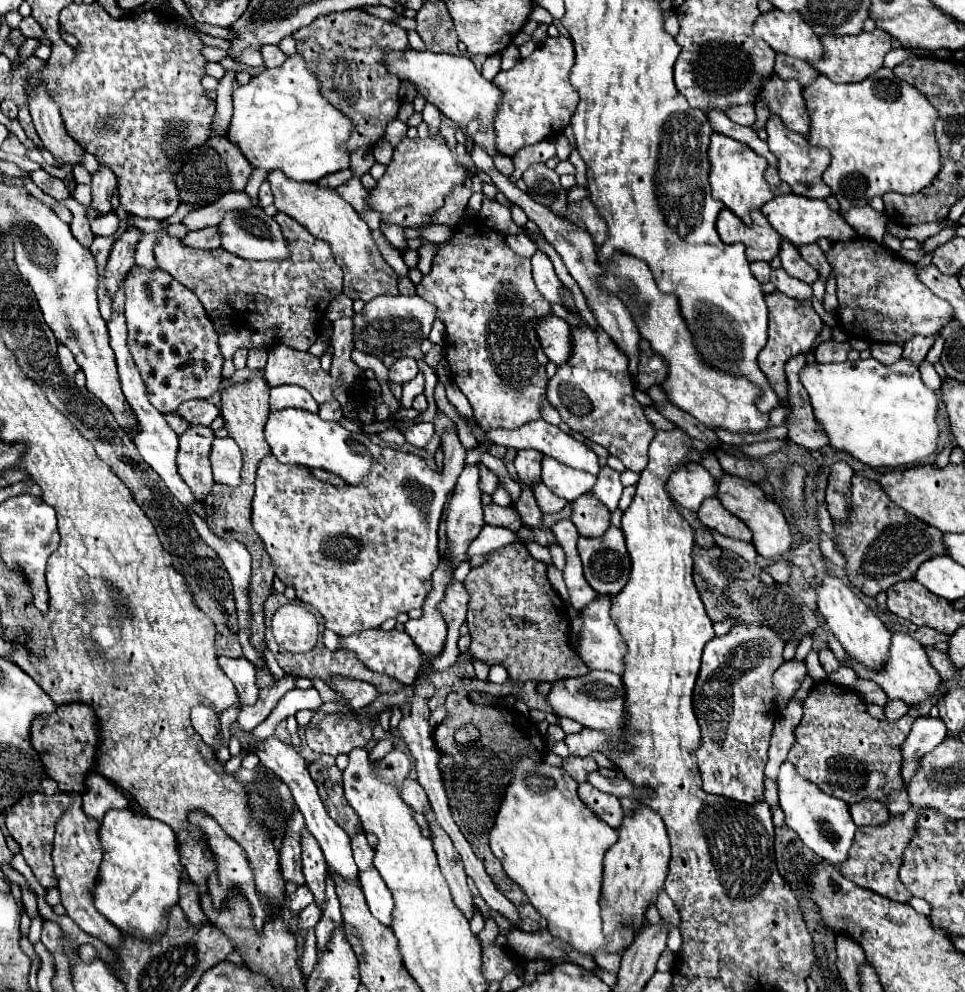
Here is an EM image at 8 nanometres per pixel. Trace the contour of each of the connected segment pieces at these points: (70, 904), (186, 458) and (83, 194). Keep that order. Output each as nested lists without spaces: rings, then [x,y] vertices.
[[[74,795],[74,805],[70,807],[70,811],[66,811],[66,817],[62,817],[56,825],[56,839],[54,839],[54,849],[52,849],[54,873],[58,879],[62,905],[66,907],[68,917],[72,917],[76,925],[88,935],[98,937],[114,951],[120,951],[122,933],[96,909],[94,895],[92,895],[98,869],[102,863],[102,847],[100,847],[98,831],[100,831],[100,823],[94,819],[86,819],[86,815],[82,815],[82,799],[80,795]]]
[[[192,423],[180,435],[178,473],[196,495],[196,501],[204,501],[214,483],[208,461],[212,441],[214,441],[214,431],[208,425],[198,425],[198,423]]]
[[[76,185],[74,199],[78,199],[82,205],[90,205],[92,203],[92,189],[90,189],[90,185]]]

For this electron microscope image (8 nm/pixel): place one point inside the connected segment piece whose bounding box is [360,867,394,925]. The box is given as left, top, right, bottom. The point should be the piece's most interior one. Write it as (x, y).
(379, 899)

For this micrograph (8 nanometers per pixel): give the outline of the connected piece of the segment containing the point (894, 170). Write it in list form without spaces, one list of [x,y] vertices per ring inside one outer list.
[[[882,67],[862,83],[852,85],[836,85],[830,83],[830,79],[826,79],[824,75],[820,75],[804,89],[804,101],[812,119],[808,141],[816,147],[826,147],[832,155],[832,161],[824,171],[824,183],[838,199],[840,213],[848,211],[850,207],[862,207],[872,197],[882,197],[888,191],[902,195],[918,193],[938,175],[942,167],[934,133],[938,109],[914,85],[896,79],[892,69]]]

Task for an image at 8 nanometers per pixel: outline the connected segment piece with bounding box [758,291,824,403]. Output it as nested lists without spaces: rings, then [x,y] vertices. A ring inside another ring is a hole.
[[[780,291],[766,295],[766,303],[768,303],[768,311],[770,311],[768,343],[758,355],[758,365],[760,365],[762,373],[768,377],[768,383],[774,389],[774,393],[778,395],[778,399],[784,403],[788,399],[788,381],[786,381],[784,365],[788,359],[812,351],[812,345],[822,331],[824,321],[818,317],[818,313],[812,309],[810,303],[796,303],[796,299],[790,299]]]

